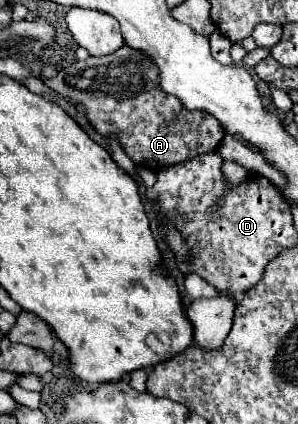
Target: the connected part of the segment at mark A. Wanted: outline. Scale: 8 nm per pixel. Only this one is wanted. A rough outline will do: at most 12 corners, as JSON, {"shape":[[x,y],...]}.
{"shape":[[123,46],[45,84],[151,172],[213,152],[215,116]]}

